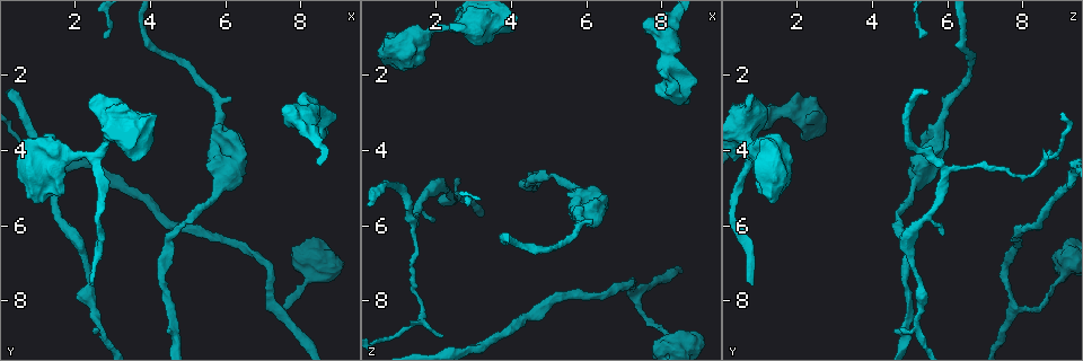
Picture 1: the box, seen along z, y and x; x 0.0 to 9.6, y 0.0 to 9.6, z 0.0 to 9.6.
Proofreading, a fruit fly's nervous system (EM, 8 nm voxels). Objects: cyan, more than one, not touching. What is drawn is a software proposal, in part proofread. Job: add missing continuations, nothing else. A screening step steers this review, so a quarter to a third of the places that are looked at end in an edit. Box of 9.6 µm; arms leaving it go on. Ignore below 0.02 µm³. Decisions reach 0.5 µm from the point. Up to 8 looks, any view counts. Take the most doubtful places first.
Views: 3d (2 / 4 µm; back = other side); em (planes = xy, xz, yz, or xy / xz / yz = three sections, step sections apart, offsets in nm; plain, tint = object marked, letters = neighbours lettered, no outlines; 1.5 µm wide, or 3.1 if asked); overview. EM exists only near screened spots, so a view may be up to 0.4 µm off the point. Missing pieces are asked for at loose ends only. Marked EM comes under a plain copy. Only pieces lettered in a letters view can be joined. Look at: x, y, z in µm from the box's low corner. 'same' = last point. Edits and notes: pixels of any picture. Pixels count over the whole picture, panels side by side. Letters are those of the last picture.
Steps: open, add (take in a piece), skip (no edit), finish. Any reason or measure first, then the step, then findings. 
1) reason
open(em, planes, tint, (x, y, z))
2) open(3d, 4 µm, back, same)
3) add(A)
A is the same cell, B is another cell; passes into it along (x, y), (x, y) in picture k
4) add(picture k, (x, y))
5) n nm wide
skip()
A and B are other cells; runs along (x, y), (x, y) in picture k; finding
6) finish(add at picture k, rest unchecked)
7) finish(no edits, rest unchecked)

thin end
open(em, xz, step 8, tint, (2.45, 7.60, 0.80))

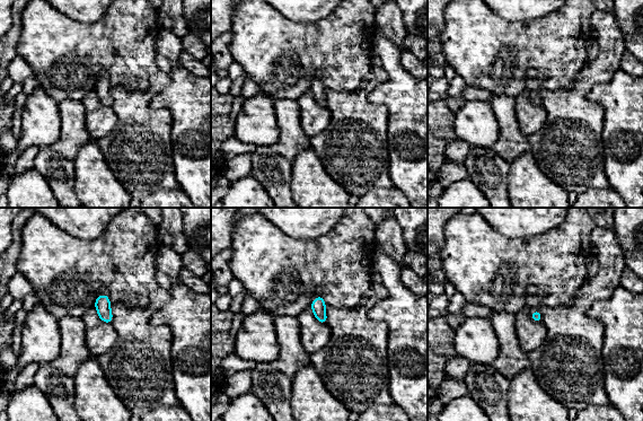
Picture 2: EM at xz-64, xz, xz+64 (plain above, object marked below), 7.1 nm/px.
open(em, planes, letters, same)

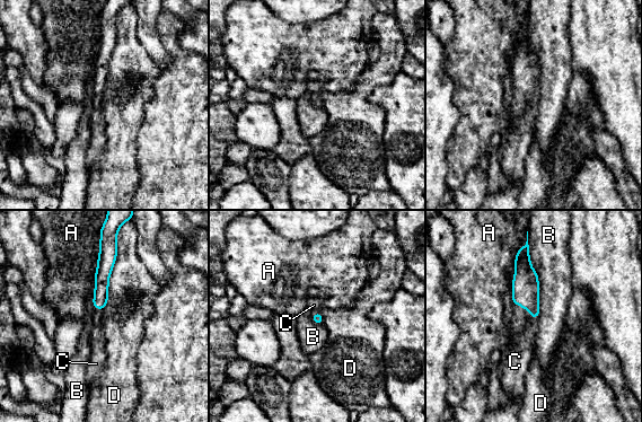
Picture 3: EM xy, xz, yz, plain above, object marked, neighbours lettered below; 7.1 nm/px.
add(C)
C is the same cell, A, B and D are other cells; passes into it along (525, 286), (526, 308), (522, 326) in picture 3; the cell continues

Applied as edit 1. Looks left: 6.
see it whole again
open(overview)

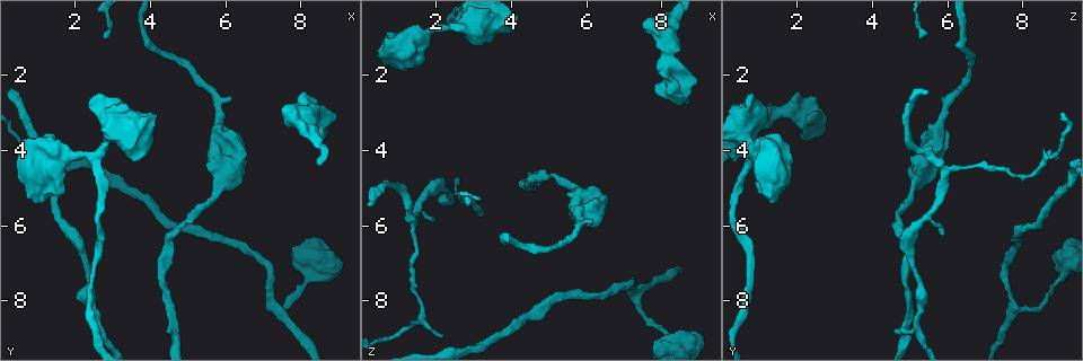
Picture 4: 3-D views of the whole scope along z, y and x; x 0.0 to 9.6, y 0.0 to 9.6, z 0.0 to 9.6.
open(em, xy, step 8, tint, (7.55, 2.85, 0.60))

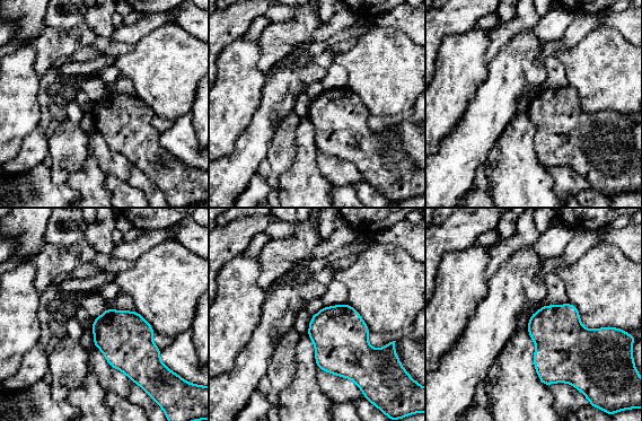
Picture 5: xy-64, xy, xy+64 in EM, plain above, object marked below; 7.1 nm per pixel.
open(em, planes, letters, same)

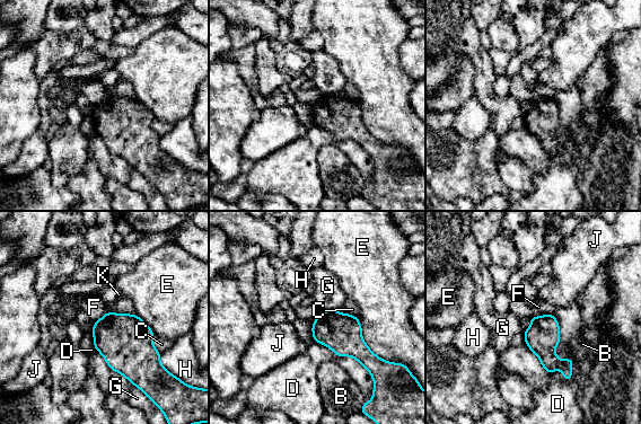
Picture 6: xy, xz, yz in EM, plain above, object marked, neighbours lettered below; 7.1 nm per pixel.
skip()
B, C, D, E, F, G, H, J and K are other cells; border along (553, 314), (532, 317) in picture 6; no lettered piece goes on from it

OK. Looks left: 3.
an open end
open(3d, 4 µm, (2.40, 2.75, 0.75))

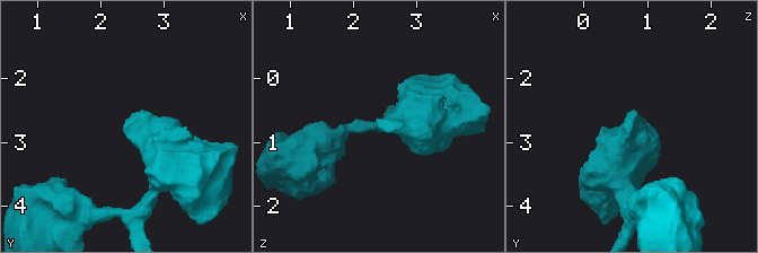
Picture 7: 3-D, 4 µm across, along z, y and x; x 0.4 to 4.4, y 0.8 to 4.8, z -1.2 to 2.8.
open(em, yz, step 4, tint, (2.40, 2.70, 0.70))

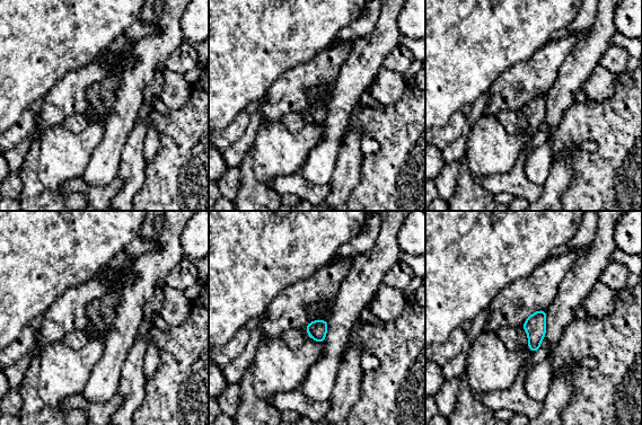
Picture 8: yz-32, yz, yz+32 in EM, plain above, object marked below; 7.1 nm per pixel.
open(em, planes, letters, same)

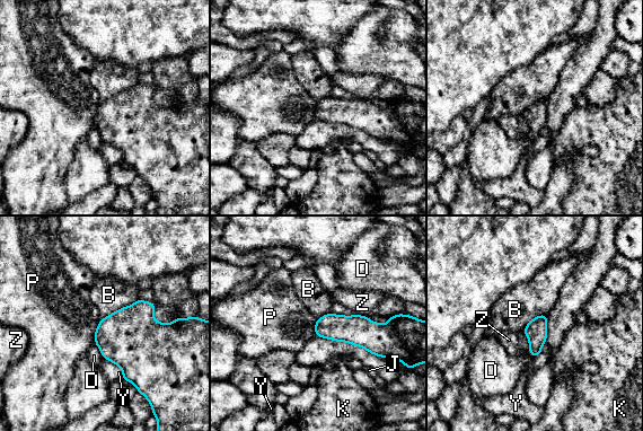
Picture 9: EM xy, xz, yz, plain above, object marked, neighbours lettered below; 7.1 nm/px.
skip()
B, D, J, K, P, Y and Z are other cells; border along (100, 319), (95, 332), (94, 343) in picture 9; no lettered piece goes on from it

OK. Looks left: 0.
finish(add at picture 3, rest unchecked)

